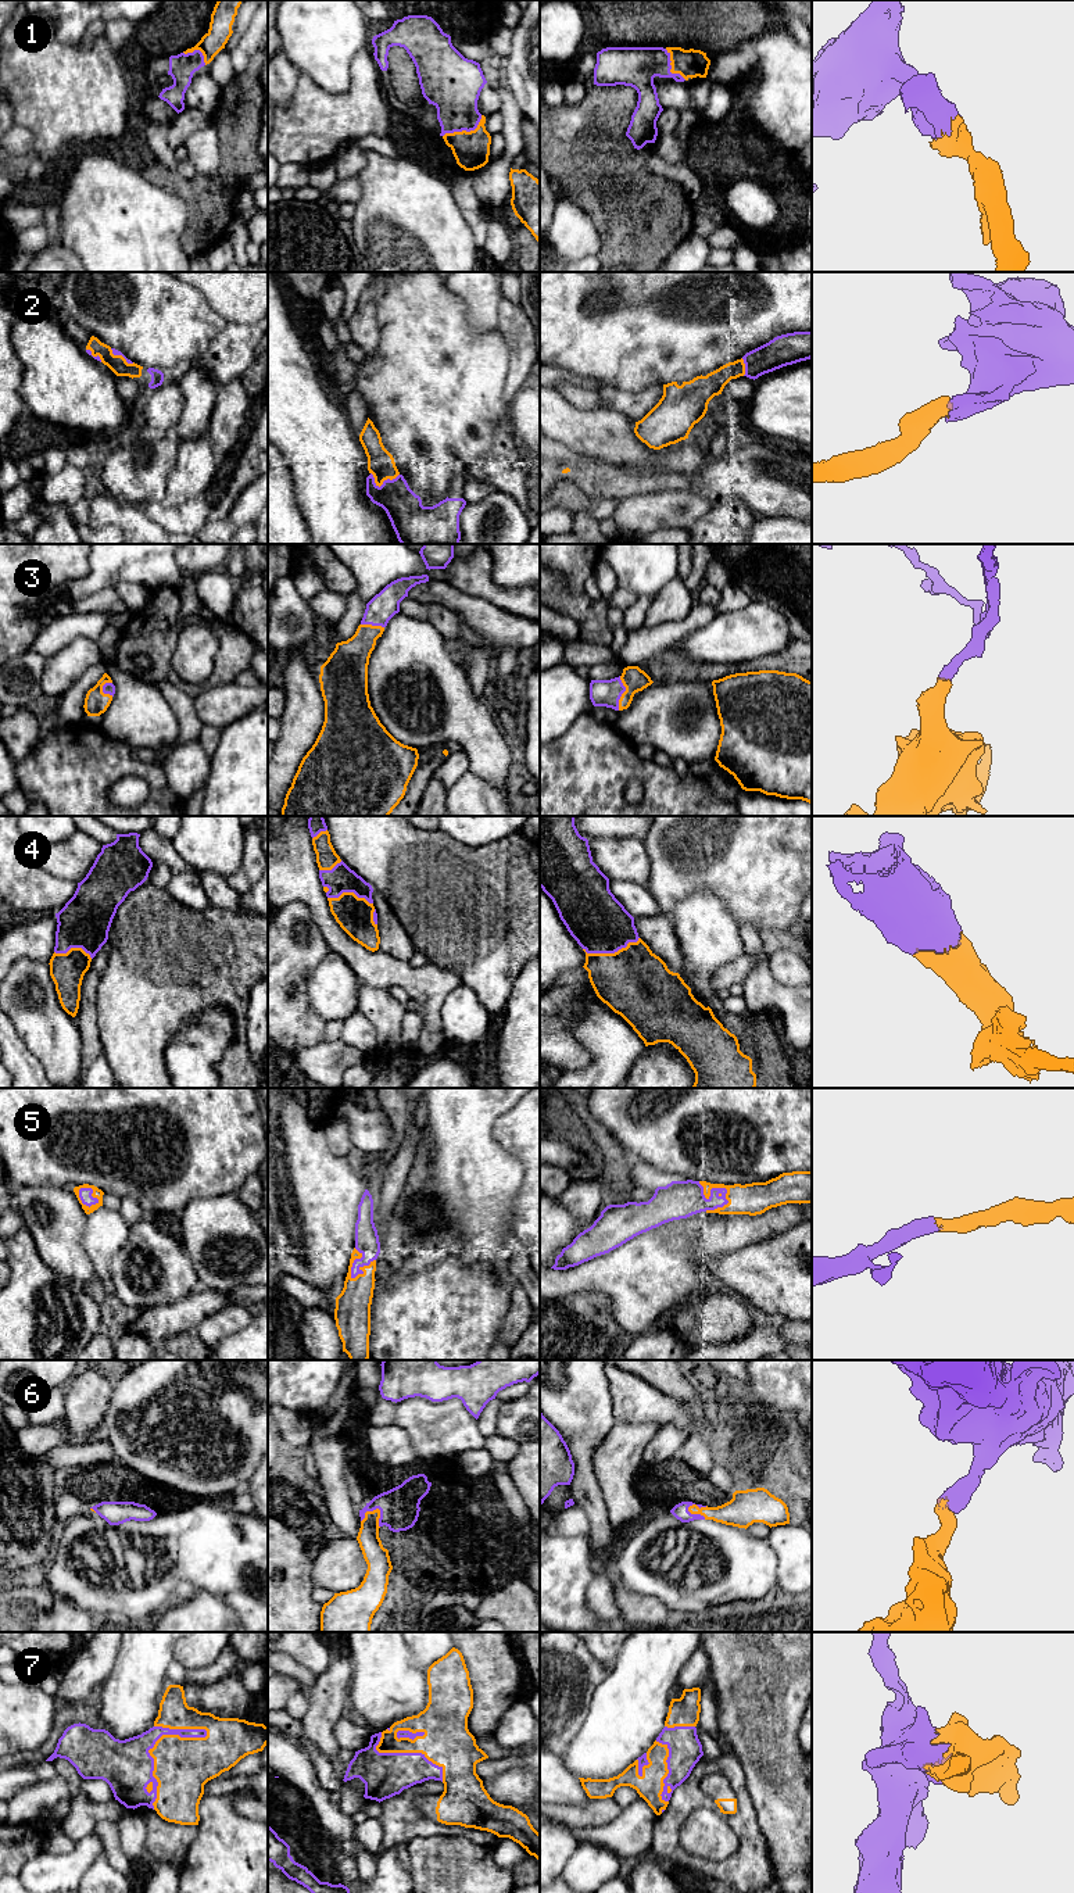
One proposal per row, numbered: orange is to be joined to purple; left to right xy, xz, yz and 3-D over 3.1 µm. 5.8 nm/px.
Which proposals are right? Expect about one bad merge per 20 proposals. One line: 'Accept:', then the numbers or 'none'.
Accept: 1, 2, 3, 4, 5, 6, 7

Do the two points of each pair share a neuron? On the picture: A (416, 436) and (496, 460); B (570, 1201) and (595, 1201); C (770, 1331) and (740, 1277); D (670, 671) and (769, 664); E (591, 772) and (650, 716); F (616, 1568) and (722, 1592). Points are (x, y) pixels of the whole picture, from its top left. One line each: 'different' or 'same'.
A: different
B: same
C: different
D: same
E: different
F: same

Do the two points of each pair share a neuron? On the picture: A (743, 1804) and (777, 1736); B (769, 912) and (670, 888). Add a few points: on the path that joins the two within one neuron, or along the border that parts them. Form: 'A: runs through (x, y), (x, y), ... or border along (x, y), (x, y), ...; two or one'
A: border along (738, 1761), (758, 1824); two
B: runs through (744, 887), (736, 879), (695, 879); one

